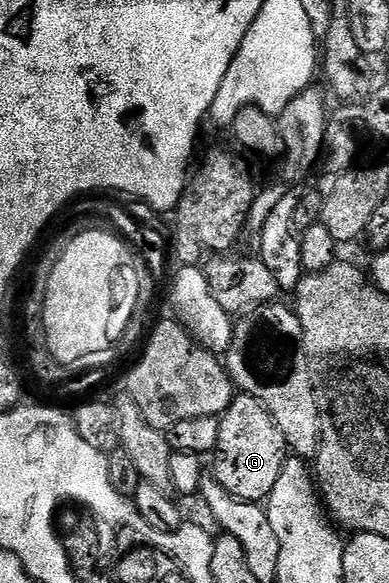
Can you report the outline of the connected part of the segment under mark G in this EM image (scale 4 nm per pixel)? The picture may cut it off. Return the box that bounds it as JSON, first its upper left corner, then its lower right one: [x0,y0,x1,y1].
[217,395,289,502]

